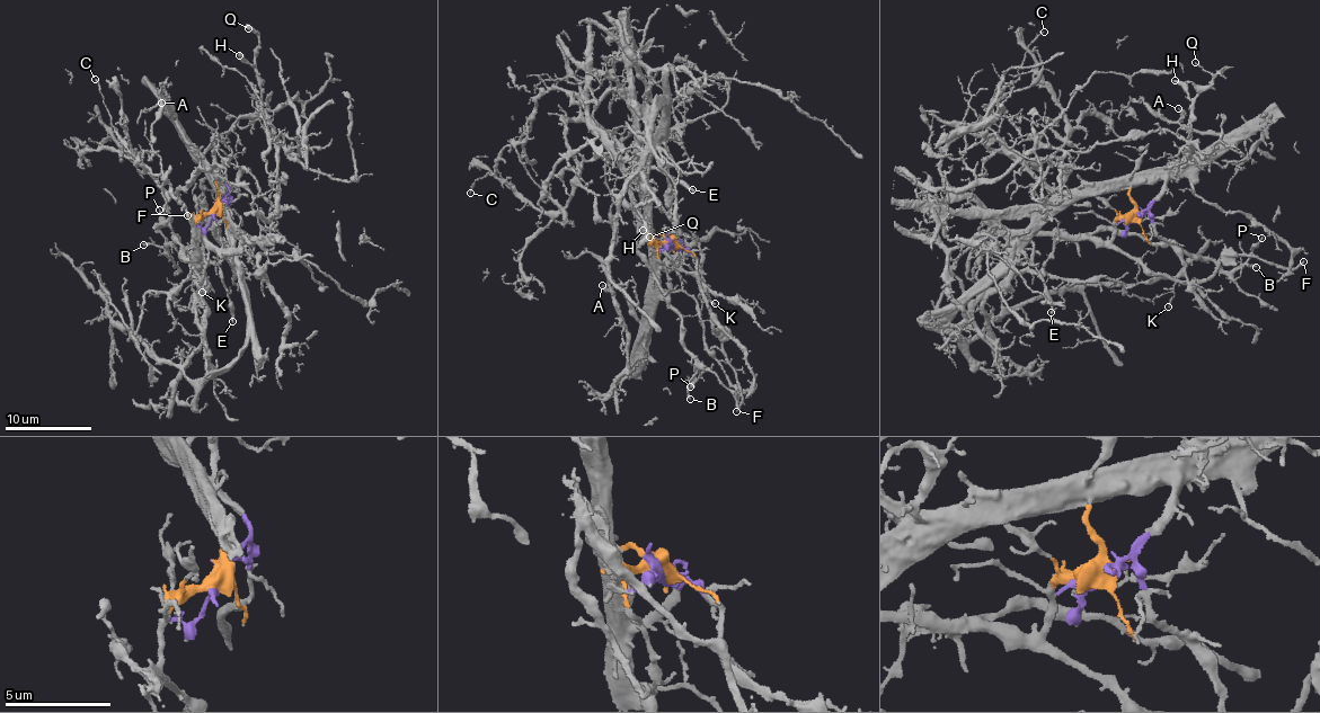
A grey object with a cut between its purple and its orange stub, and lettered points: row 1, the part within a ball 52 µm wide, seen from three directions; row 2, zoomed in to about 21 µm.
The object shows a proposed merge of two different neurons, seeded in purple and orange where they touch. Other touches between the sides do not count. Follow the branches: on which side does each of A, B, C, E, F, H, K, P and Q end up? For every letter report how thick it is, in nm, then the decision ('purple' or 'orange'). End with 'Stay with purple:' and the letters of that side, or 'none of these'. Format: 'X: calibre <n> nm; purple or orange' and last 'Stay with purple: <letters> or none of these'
A: calibre 160 nm; purple
B: calibre 160 nm; orange
C: calibre 110 nm; orange
E: calibre 220 nm; orange
F: calibre 200 nm; orange
H: calibre 280 nm; purple
K: calibre 140 nm; orange
P: calibre 170 nm; orange
Q: calibre 130 nm; purple
Stay with purple: A, H, Q

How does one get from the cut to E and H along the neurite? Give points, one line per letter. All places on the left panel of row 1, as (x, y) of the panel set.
E: (216, 207), (197, 216), (189, 247), (193, 249), (188, 253), (210, 260), (220, 276), (231, 322)
H: (216, 207), (228, 190), (224, 180), (206, 166), (205, 154), (219, 135), (260, 107), (262, 77), (238, 54)

